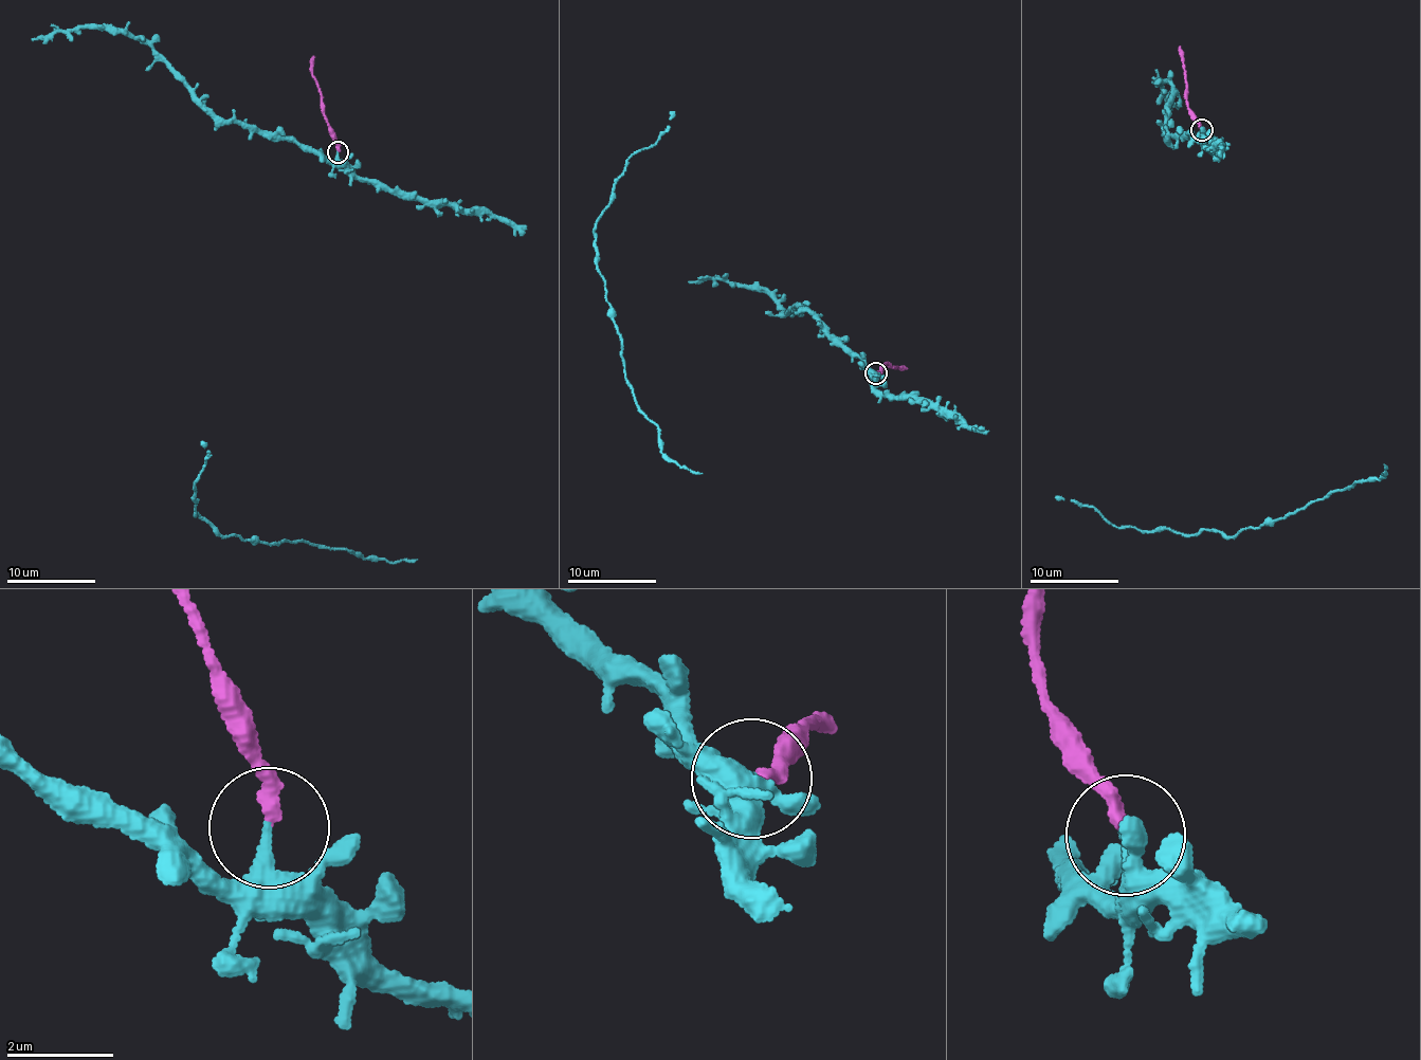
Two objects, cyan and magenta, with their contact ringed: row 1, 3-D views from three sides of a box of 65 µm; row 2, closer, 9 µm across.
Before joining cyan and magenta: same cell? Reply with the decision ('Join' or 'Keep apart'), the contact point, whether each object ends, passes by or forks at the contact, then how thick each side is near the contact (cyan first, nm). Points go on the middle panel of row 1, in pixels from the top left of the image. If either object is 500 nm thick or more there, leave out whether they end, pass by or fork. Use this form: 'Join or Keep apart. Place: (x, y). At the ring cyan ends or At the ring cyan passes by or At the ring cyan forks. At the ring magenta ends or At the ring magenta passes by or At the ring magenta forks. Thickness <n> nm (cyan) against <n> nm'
Keep apart. Place: (876, 372). At the ring cyan ends. At the ring magenta ends. Thickness 240 nm (cyan) against 240 nm

